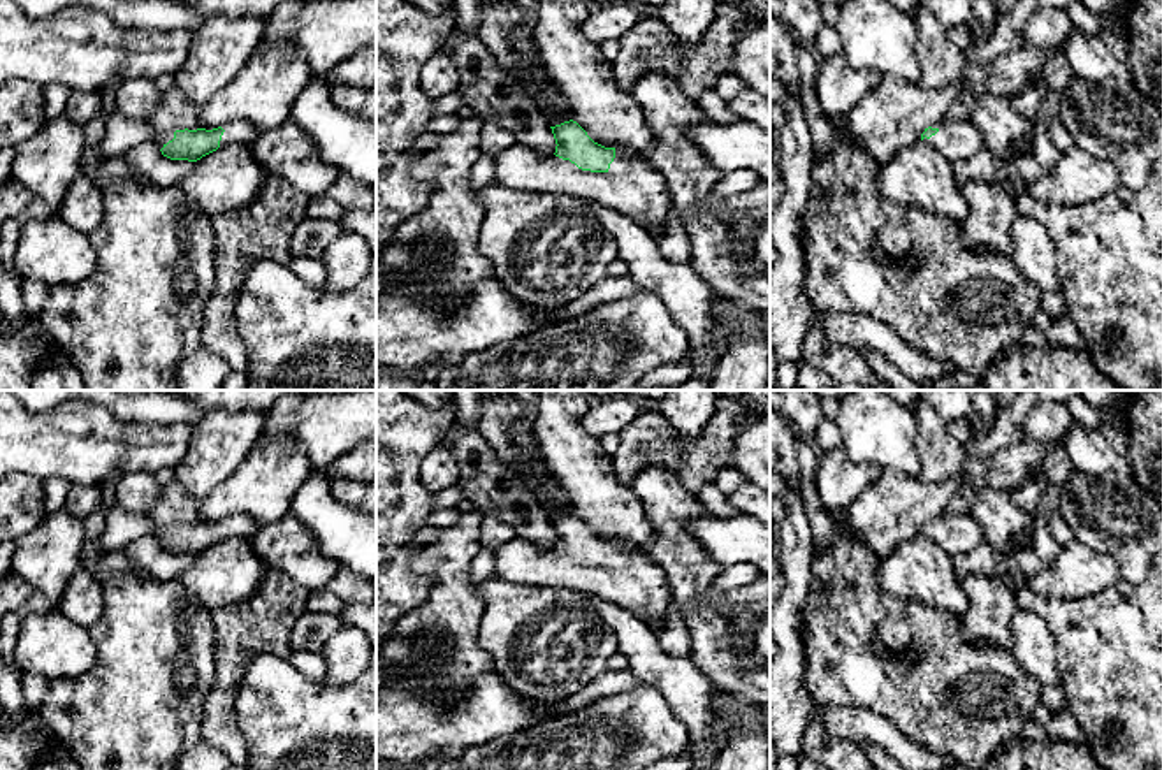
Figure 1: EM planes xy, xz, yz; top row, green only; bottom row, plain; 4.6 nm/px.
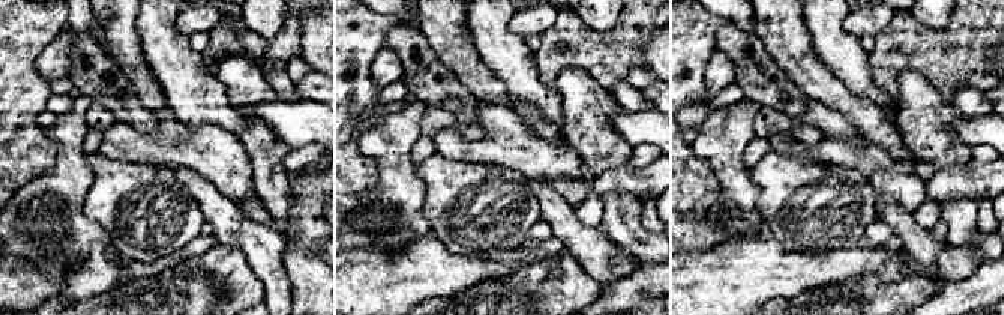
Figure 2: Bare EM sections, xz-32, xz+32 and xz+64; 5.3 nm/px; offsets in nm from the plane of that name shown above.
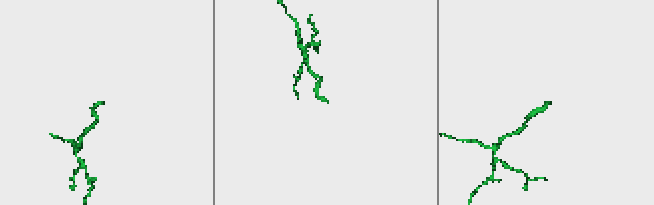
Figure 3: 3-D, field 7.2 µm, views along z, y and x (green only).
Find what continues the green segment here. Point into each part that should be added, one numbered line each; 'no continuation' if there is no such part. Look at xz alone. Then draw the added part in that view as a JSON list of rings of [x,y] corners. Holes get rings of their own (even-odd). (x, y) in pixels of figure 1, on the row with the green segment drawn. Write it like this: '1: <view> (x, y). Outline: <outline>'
1: xz (633, 187). Outline: [[[520,144],[499,155],[494,181],[513,190],[538,190],[599,202],[652,230],[668,225],[672,195],[665,176],[635,151],[615,149],[606,172],[582,171],[559,156],[540,158]]]

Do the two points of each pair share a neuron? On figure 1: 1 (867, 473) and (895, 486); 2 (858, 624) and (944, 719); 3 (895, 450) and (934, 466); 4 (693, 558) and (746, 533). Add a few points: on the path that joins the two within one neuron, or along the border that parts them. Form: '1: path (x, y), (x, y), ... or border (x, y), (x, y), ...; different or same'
1: border (883, 470), (848, 505); different
2: path (865, 651), (911, 697), (918, 698); same
3: border (915, 421), (916, 450), (920, 456), (918, 475); different
4: border (688, 519), (691, 535), (723, 566); different

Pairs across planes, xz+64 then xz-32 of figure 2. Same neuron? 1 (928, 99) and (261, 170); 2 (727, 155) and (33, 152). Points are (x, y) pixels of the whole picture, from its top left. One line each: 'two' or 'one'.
1: one
2: two

